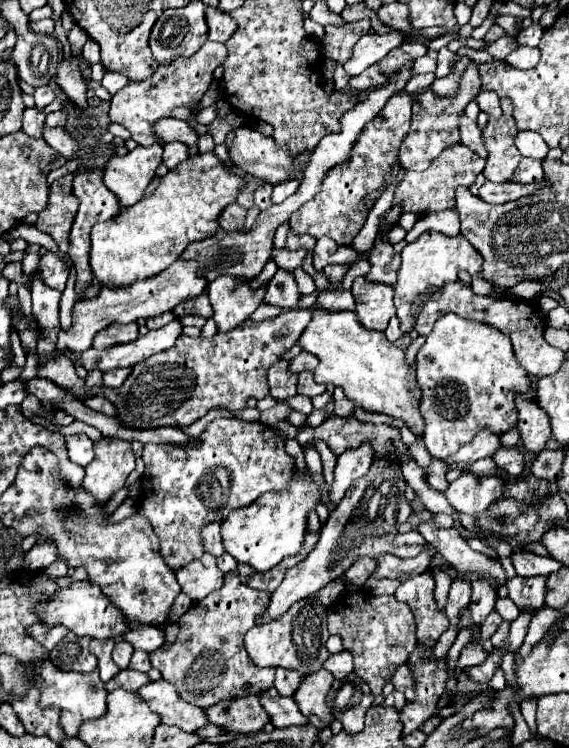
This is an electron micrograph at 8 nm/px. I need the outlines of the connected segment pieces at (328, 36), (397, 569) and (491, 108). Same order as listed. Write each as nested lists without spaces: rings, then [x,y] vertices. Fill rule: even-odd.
[[[367,19],[355,21],[355,23],[343,23],[343,25],[325,25],[325,37],[321,39],[325,57],[343,63],[347,55],[351,55],[351,47],[357,43],[357,39],[367,33],[371,23]]]
[[[423,551],[419,553],[417,557],[413,559],[399,559],[395,555],[379,555],[375,561],[377,561],[377,567],[375,571],[371,573],[371,577],[375,579],[399,579],[399,581],[405,581],[413,575],[419,575],[423,571],[427,571],[429,567],[429,561],[431,561],[431,555],[435,551]]]
[[[481,91],[477,95],[477,103],[481,107],[483,113],[487,113],[489,117],[499,117],[501,115],[501,107],[499,107],[499,97],[493,91]]]

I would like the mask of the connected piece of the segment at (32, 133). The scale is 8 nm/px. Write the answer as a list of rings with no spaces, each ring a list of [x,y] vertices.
[[[35,107],[25,109],[25,113],[23,113],[23,131],[33,139],[43,139],[43,127],[45,127],[45,115],[39,113]]]

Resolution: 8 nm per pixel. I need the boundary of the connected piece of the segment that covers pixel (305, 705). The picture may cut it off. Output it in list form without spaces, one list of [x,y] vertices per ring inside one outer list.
[[[319,669],[315,673],[309,673],[295,693],[299,709],[303,711],[303,715],[309,717],[311,725],[317,729],[329,727],[335,719],[331,709],[327,707],[327,693],[331,689],[331,683],[333,675],[327,669]]]

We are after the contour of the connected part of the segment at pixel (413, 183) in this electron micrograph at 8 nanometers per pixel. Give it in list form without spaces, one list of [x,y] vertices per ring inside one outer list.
[[[457,143],[455,147],[449,147],[443,151],[431,165],[429,169],[417,173],[417,171],[405,171],[403,181],[395,189],[395,199],[393,205],[399,205],[403,213],[415,213],[417,217],[425,217],[437,211],[445,209],[455,209],[455,189],[459,185],[471,185],[475,177],[483,171],[485,161],[475,155],[469,147],[463,147]]]

